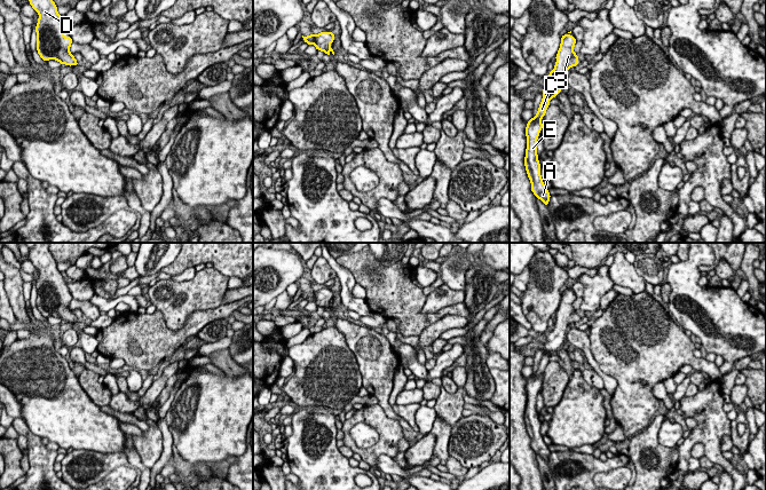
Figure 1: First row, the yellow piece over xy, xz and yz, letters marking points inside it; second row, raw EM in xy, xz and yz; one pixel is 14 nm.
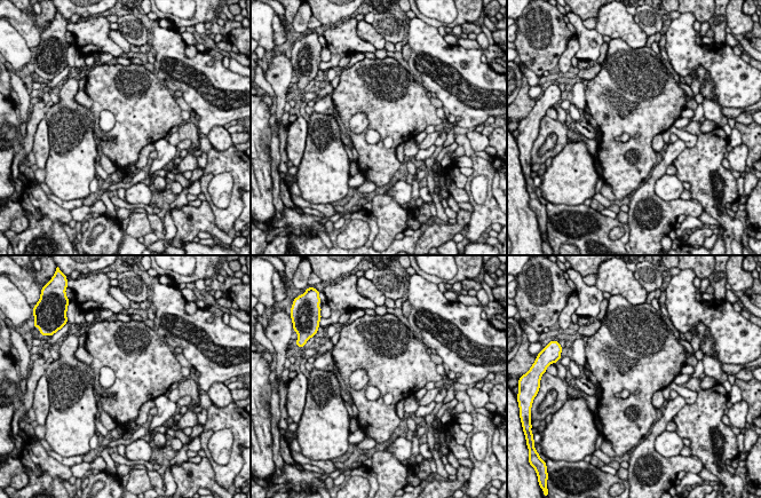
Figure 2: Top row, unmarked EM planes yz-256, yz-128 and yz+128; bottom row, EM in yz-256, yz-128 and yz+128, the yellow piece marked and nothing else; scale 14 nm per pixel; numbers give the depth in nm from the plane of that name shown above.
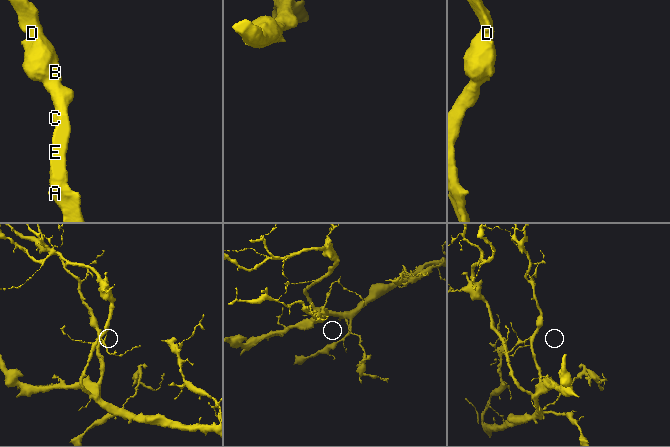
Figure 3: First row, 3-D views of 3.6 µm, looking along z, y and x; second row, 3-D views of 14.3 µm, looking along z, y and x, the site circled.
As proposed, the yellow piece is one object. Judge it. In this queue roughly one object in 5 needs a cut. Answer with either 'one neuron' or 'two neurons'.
one neuron

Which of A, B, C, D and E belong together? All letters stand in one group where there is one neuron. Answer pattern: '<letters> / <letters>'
A B C D E

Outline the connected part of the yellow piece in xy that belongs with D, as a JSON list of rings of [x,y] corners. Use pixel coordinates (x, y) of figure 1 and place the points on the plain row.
[[[34,243],[29,253],[30,261],[39,270],[35,283],[37,307],[44,317],[56,316],[61,321],[78,323],[77,316],[70,309],[73,299],[71,293],[63,294],[69,290],[66,280],[57,269],[47,243]]]

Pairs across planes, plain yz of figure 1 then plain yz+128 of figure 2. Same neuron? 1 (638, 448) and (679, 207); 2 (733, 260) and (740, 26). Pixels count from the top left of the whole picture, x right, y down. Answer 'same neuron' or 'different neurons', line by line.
1: same neuron
2: same neuron

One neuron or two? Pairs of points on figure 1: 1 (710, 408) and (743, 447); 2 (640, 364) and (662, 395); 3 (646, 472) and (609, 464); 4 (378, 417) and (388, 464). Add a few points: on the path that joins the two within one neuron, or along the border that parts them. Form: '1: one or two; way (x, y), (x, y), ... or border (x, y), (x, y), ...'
1: two; border (732, 420), (729, 436)
2: two; border (662, 380), (653, 388), (653, 395), (657, 400)
3: two; border (628, 456), (633, 465), (636, 477)
4: two; border (392, 457), (381, 455), (376, 466)

